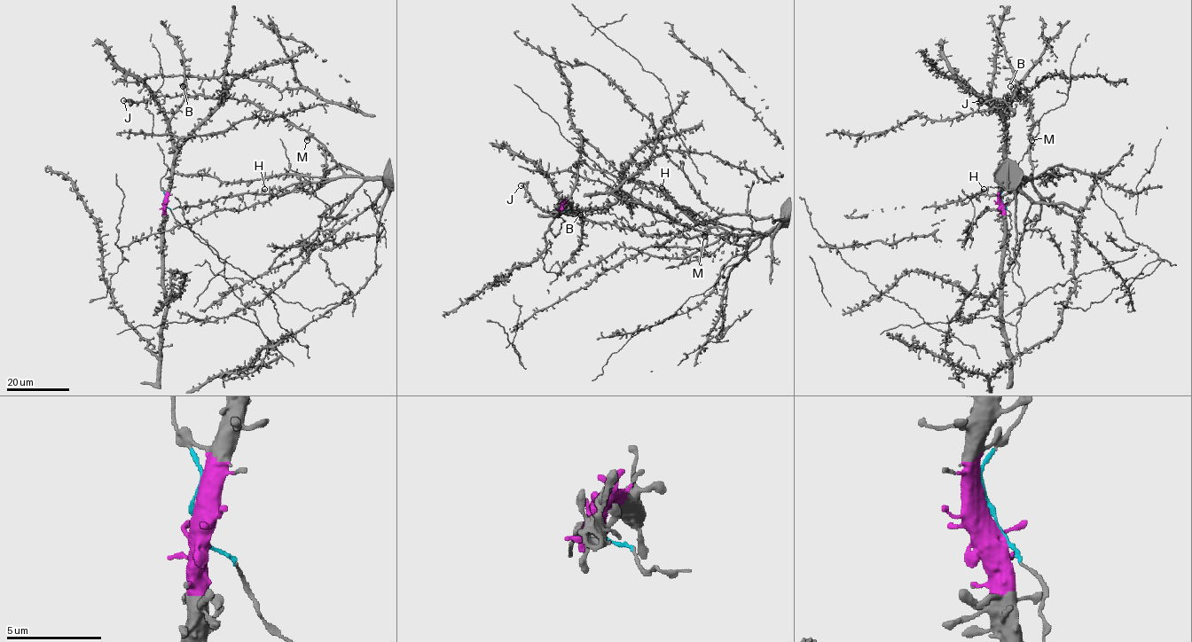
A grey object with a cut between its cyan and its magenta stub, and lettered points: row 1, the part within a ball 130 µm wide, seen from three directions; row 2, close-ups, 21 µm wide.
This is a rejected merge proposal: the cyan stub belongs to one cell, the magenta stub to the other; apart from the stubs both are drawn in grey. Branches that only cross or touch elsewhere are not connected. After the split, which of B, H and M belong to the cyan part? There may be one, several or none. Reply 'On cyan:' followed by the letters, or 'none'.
On cyan: H, M

